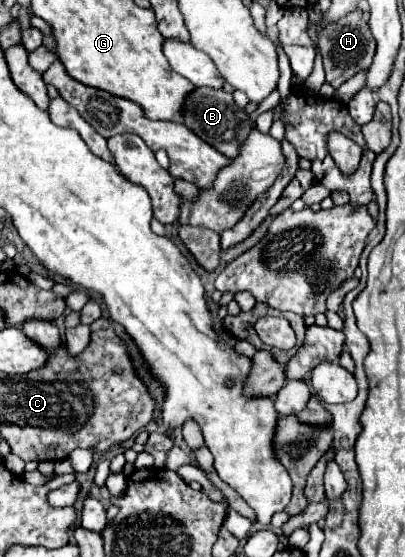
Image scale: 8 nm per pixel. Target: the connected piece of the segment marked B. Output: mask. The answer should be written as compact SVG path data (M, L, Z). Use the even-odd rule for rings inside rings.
M199 87L193 93L189 93L185 101L185 125L203 141L207 141L209 145L213 145L217 151L221 151L231 159L239 155L241 145L247 141L247 135L255 129L255 123L245 113L245 109L237 107L231 93L211 87Z

